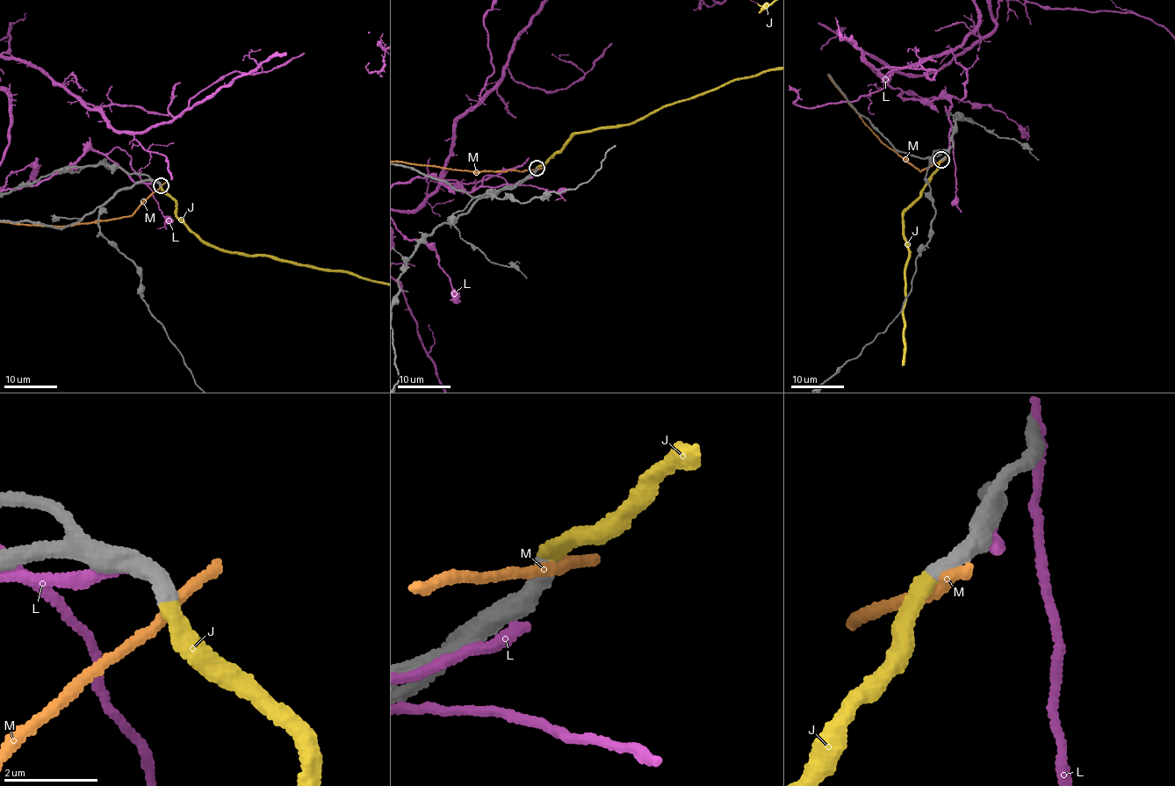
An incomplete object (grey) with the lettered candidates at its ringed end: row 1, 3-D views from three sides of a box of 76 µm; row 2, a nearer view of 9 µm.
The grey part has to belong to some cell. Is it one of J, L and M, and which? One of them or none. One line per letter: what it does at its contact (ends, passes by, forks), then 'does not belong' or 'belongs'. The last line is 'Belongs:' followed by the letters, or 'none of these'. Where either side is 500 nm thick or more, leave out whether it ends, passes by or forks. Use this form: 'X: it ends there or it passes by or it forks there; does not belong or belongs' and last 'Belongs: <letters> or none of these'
J: it ends there; belongs
L: it ends there; does not belong
M: it passes by; does not belong
Belongs: J

